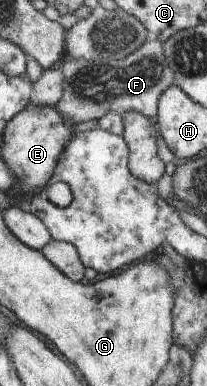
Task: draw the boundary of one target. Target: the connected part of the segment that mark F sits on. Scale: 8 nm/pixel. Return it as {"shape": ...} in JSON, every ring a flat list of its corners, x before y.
{"shape":[[159,39,147,40,139,51,119,63,67,57,60,66,65,75,65,95,56,108,72,124,99,121,112,112,124,116,128,112,137,111,155,119,159,116,159,99,175,84,175,73,167,63,164,45]]}

